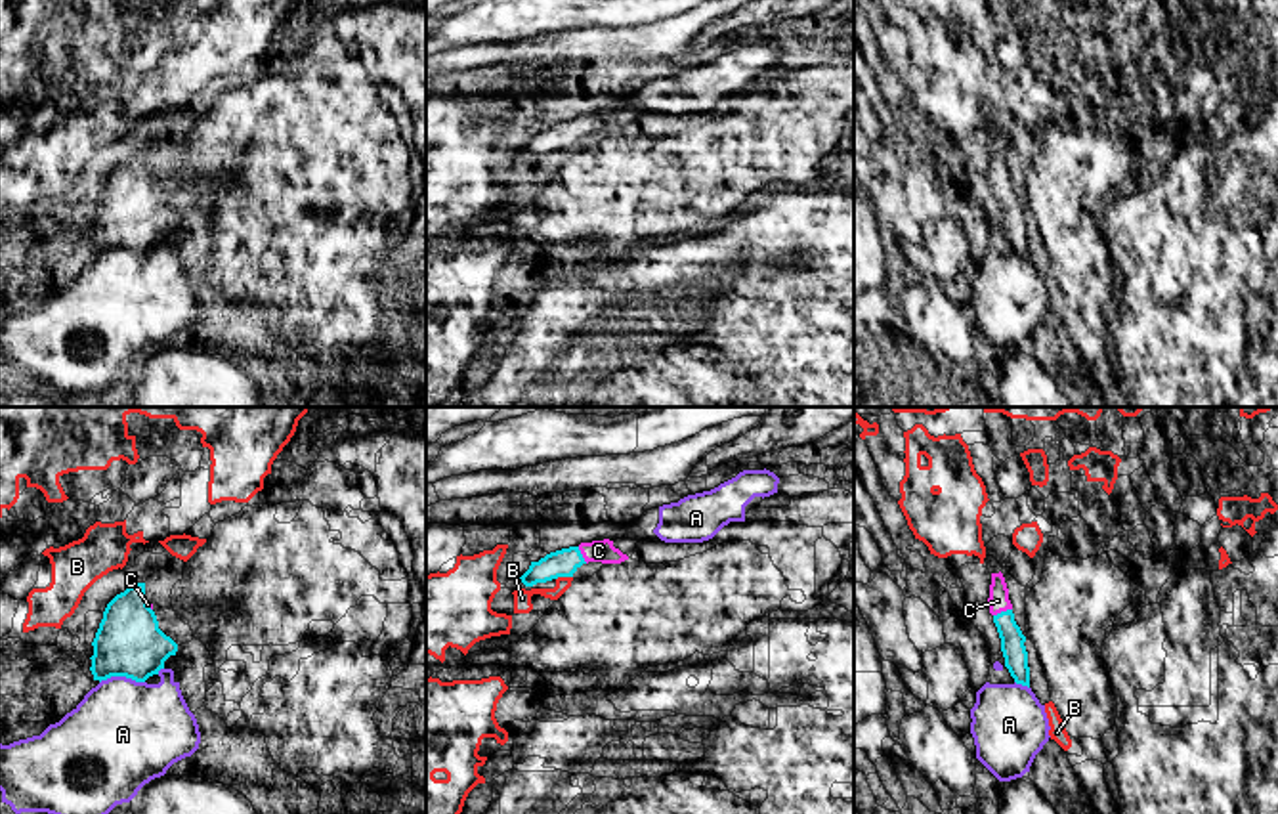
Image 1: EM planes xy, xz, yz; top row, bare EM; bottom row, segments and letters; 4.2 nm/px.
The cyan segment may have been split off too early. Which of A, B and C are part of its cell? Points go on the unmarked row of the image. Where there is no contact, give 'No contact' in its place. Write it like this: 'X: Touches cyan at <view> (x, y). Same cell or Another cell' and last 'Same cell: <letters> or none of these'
A: Touches cyan at xy (121, 247). Another cell
B: Touches cyan at xz (564, 148). Another cell
C: Touches cyan at yz (1001, 184). Same cell
Same cell: C

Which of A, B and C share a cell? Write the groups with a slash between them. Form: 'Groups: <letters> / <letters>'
Groups: A / B / C

